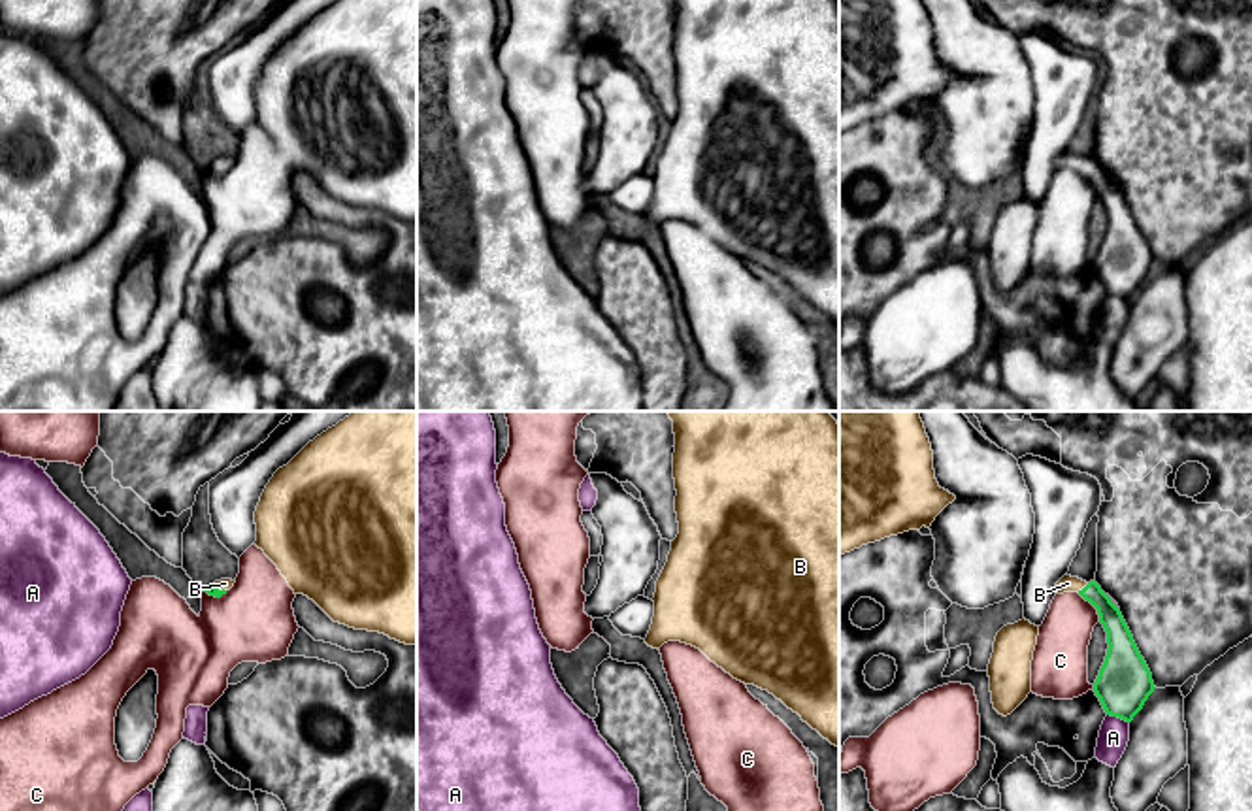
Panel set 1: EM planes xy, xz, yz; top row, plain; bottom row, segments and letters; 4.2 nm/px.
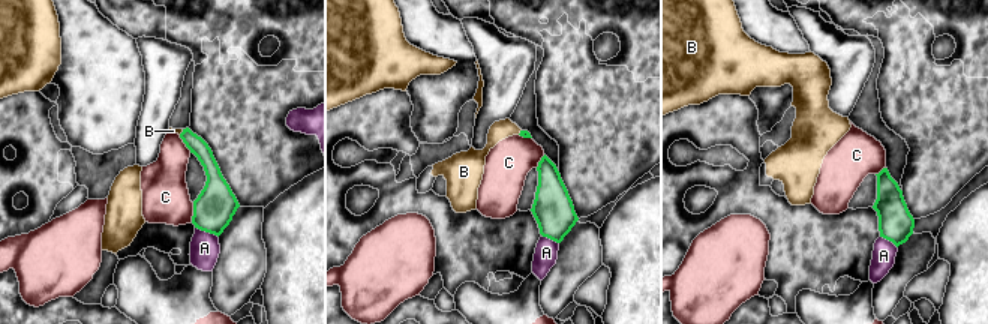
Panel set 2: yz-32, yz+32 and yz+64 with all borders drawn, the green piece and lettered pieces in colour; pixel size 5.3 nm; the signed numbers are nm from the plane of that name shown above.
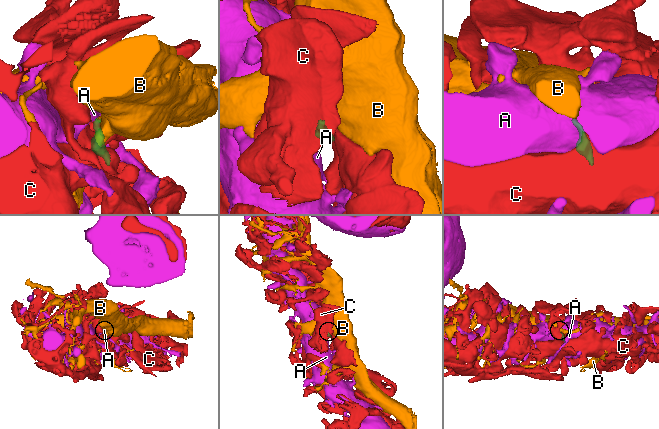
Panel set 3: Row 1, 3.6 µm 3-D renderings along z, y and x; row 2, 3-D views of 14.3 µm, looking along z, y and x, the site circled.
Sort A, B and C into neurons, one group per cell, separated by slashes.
A / B / C

